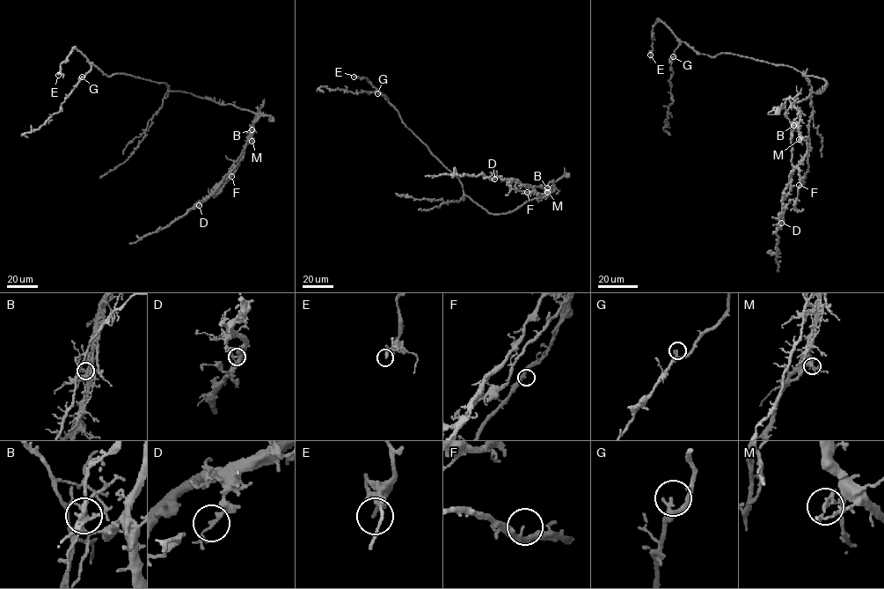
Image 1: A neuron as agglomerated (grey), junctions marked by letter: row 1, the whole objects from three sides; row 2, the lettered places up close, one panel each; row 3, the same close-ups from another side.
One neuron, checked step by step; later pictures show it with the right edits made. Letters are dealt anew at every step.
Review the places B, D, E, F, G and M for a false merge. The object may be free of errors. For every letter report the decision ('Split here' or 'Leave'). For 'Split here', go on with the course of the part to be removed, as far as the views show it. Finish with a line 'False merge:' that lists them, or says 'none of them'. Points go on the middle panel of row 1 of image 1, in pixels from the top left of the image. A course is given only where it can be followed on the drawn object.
B: Split here. Course of the part to remove: (547, 187), (529, 187), (517, 180), (498, 177), (490, 180), (482, 174), (425, 176)
D: Leave
E: Leave
F: Leave
G: Leave
M: Leave
False merge: B

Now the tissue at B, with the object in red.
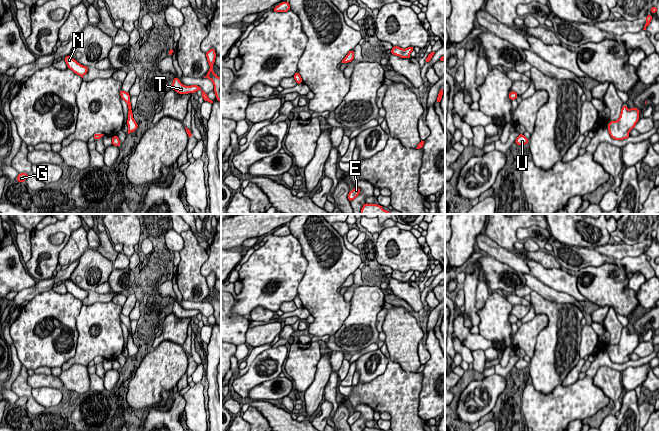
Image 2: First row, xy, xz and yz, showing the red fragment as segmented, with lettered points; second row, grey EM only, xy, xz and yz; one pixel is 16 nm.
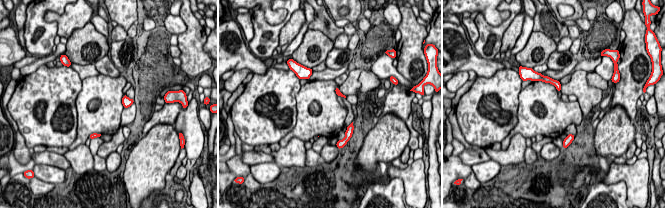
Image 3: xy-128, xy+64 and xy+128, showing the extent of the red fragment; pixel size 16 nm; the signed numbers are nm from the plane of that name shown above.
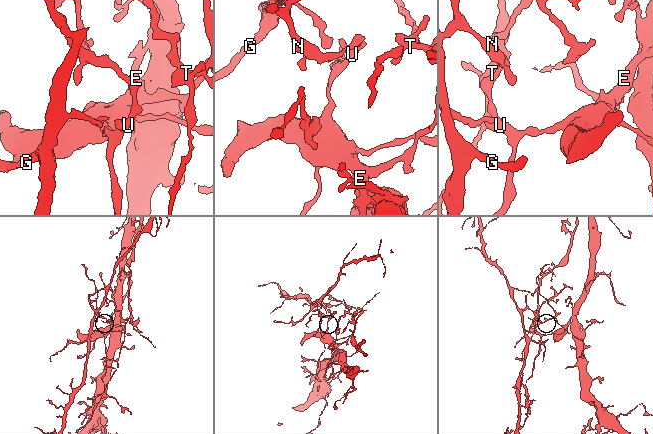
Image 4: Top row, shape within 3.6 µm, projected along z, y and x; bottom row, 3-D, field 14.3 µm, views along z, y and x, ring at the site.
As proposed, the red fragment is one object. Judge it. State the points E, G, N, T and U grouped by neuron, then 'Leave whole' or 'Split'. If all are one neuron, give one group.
Groups: E T U / G N. Split

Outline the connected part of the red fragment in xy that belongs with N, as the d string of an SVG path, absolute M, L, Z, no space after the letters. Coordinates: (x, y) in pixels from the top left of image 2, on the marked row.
M71 55L65 56L65 62L69 69L71 69L74 73L81 76L82 78L88 72L88 67L78 63L71 57Z

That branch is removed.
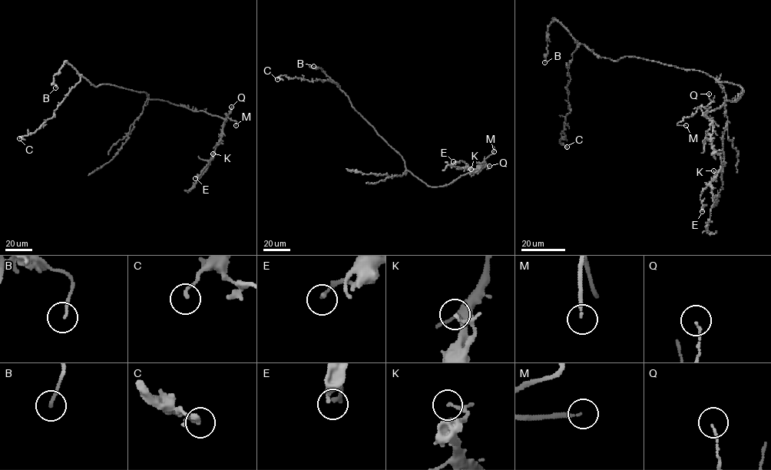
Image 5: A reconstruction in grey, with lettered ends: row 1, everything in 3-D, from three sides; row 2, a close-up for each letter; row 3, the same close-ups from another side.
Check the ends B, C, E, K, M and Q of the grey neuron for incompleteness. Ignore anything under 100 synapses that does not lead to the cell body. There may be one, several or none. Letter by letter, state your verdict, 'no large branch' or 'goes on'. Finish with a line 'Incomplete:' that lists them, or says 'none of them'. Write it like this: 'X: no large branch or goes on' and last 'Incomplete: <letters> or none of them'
B: no large branch
C: no large branch
E: no large branch
K: no large branch
M: goes on
Q: no large branch
Incomplete: M

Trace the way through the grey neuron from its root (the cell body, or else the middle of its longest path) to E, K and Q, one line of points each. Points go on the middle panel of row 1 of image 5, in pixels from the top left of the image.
E: (404, 160), (406, 170), (431, 187), (445, 185), (483, 166), (473, 173), (464, 161), (453, 161)
K: (404, 160), (406, 170), (431, 187), (451, 183), (483, 163), (474, 173), (471, 169)
Q: (404, 160), (406, 170), (431, 187), (451, 183), (474, 171), (484, 163), (489, 166)

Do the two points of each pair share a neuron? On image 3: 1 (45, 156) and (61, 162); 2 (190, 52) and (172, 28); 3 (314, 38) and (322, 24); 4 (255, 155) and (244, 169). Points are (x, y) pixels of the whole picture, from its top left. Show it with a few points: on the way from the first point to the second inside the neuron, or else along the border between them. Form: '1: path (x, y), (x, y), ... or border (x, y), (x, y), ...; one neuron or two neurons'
1: path (49, 158), (57, 160); one neuron
2: border (178, 15), (186, 27), (178, 35); two neurons
3: border (308, 27), (320, 30), (333, 42); two neurons
4: border (241, 153), (241, 159), (250, 165); two neurons

